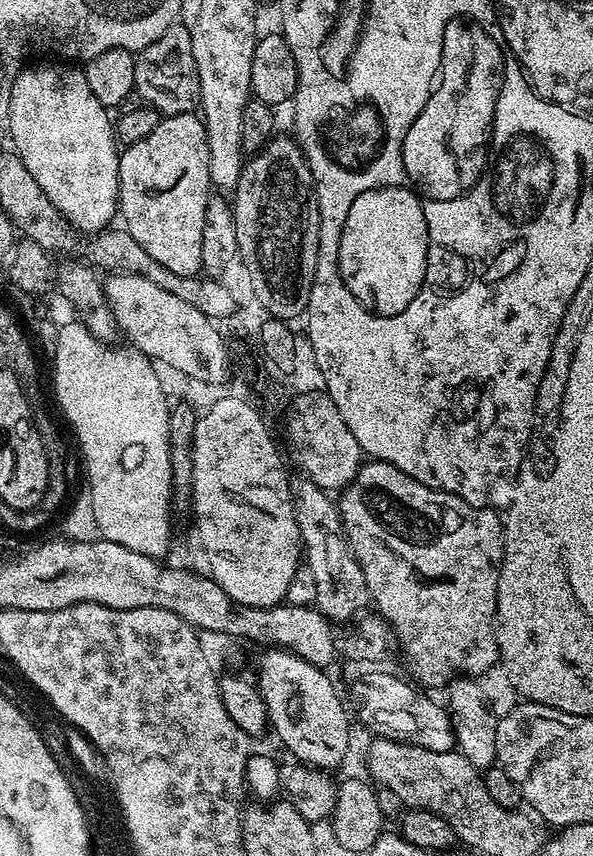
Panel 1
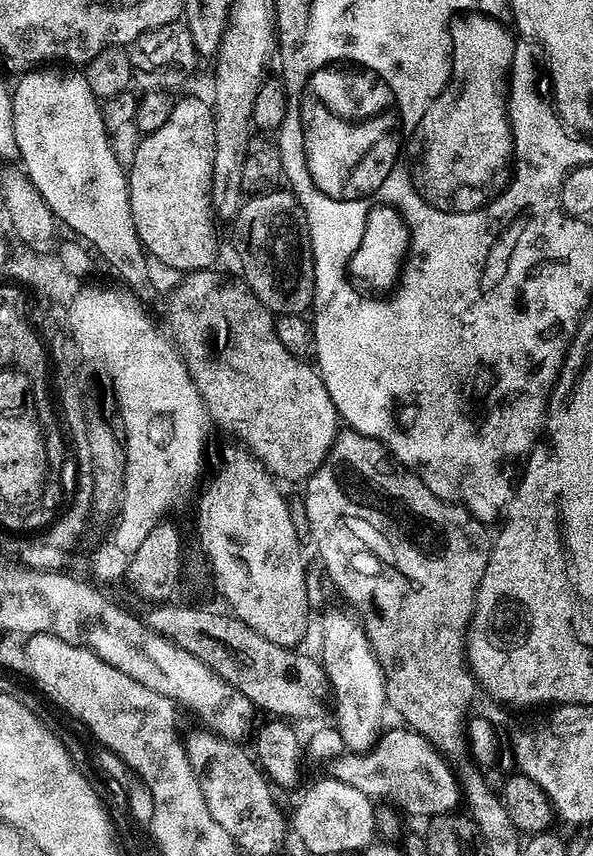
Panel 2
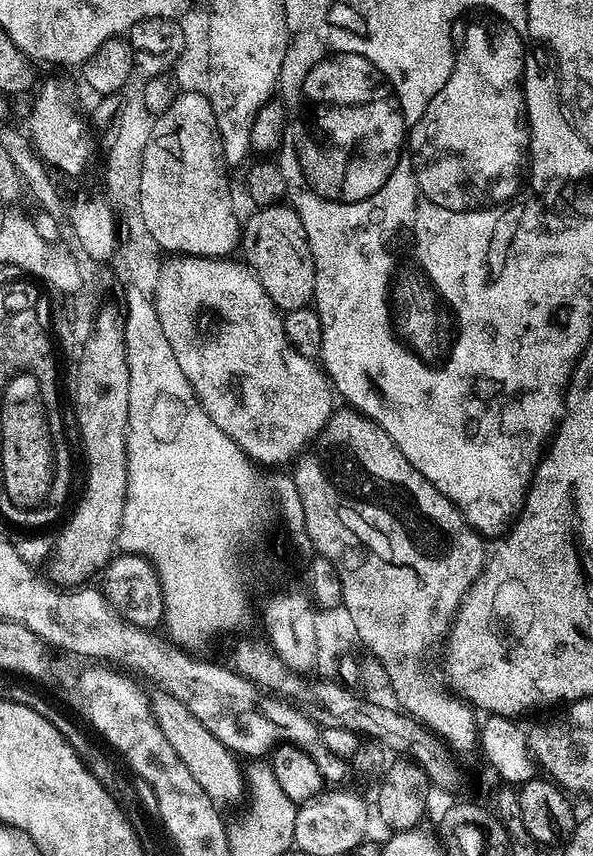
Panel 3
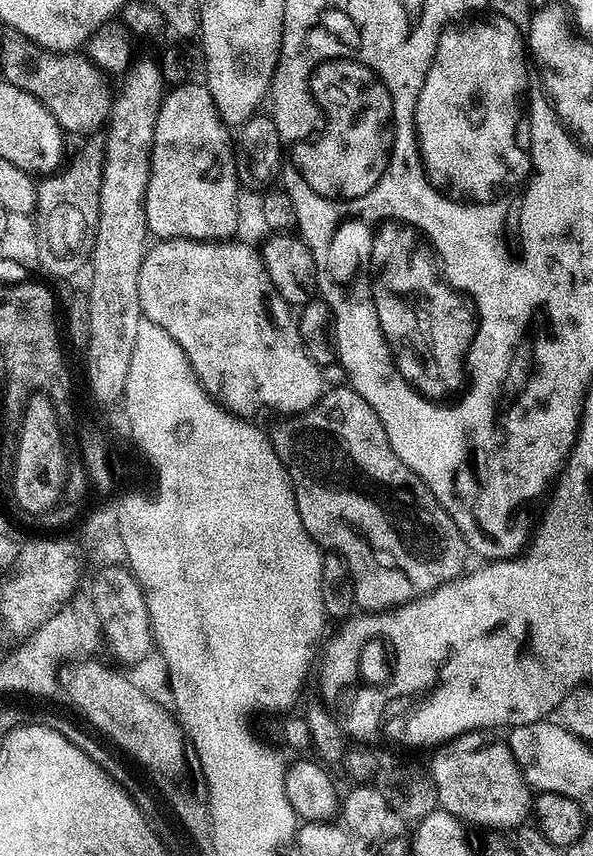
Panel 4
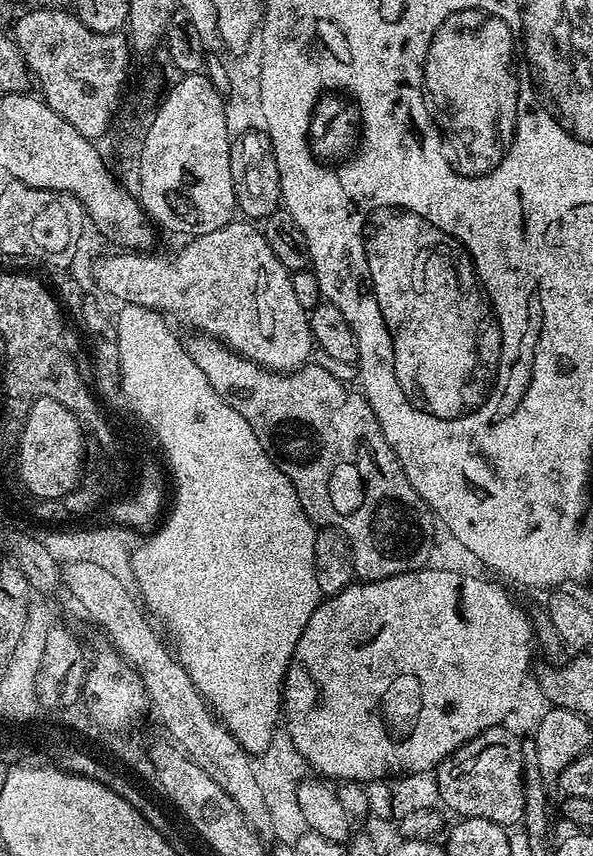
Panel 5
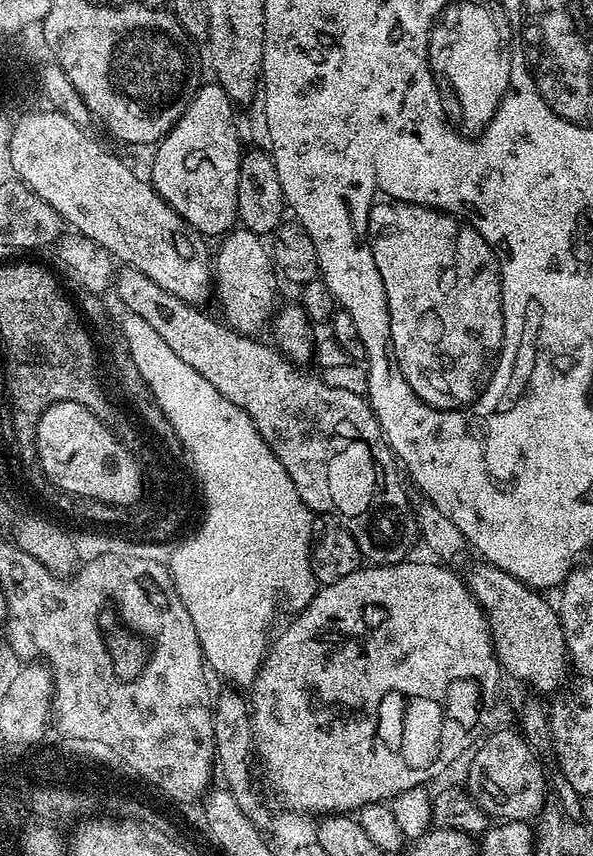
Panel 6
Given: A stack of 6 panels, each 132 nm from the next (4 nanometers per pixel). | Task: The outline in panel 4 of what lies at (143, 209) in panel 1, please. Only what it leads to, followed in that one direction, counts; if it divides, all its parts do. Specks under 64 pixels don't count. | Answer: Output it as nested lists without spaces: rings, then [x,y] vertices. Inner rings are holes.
[[[192,83],[173,87],[158,110],[144,209],[153,237],[215,242],[237,235],[240,208],[236,199],[242,189],[236,177],[236,153],[229,125],[221,120],[207,87]]]

